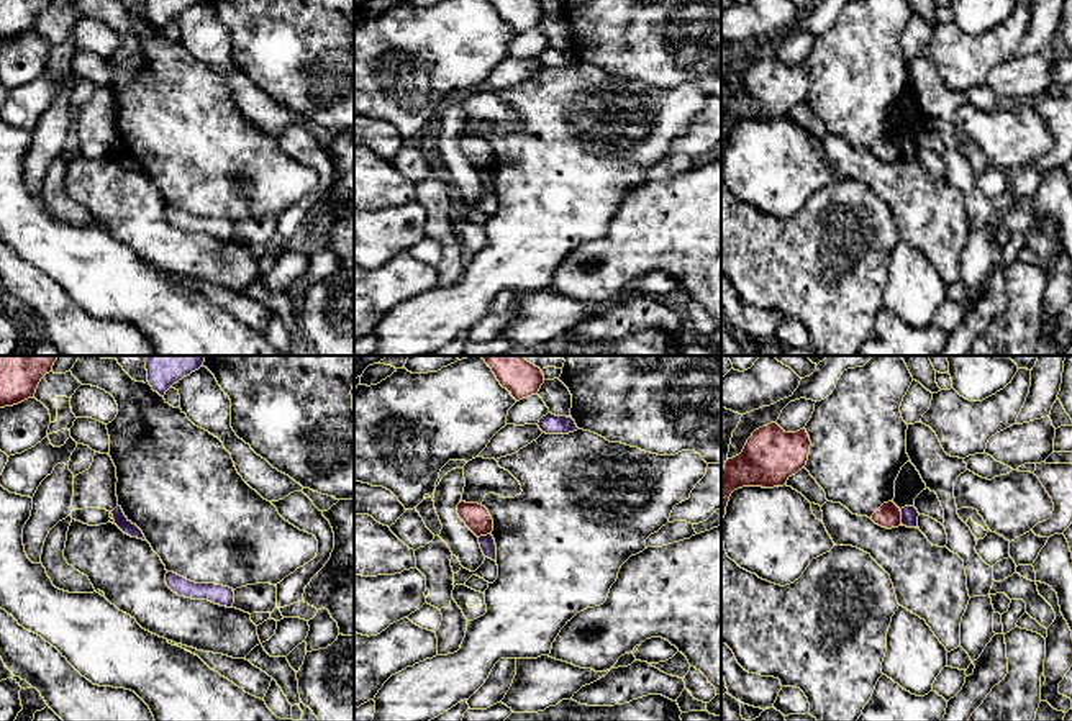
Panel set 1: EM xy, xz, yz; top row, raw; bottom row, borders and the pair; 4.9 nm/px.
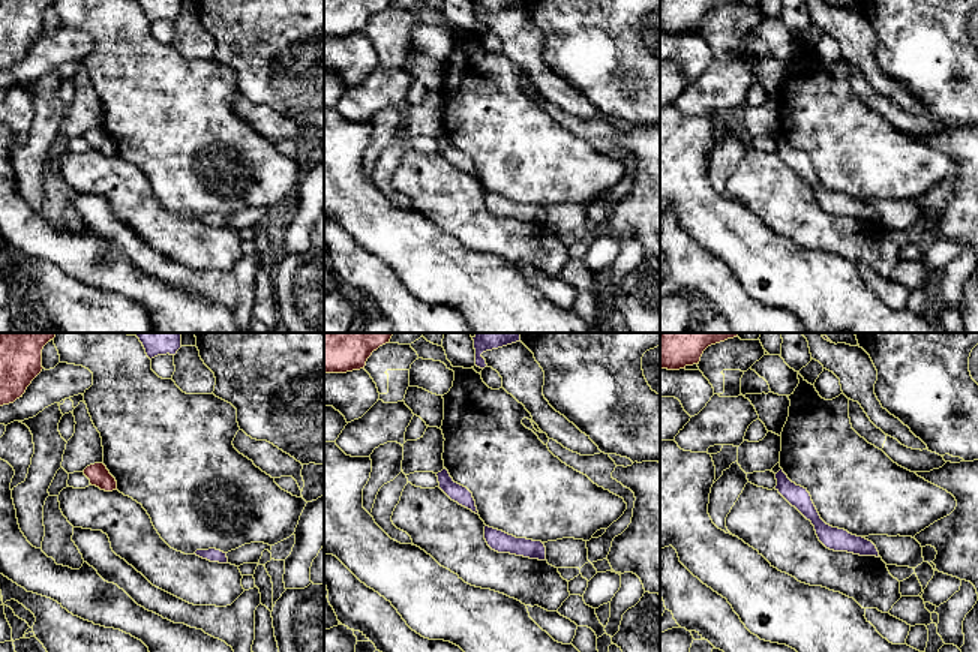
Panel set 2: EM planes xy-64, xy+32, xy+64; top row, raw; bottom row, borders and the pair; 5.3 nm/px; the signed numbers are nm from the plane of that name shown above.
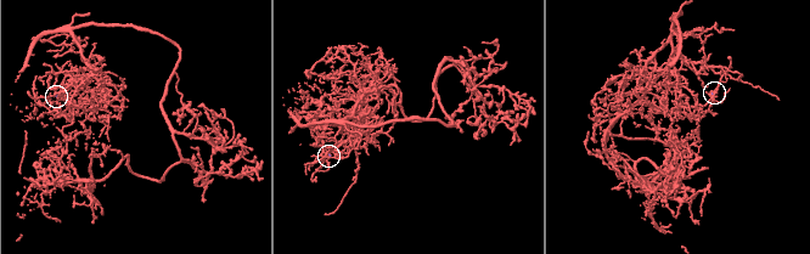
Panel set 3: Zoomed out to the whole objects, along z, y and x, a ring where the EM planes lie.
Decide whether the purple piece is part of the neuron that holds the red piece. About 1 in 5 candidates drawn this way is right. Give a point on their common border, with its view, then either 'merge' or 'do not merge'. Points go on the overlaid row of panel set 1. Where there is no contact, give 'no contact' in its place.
meets red in yz at (900, 516); do not merge

